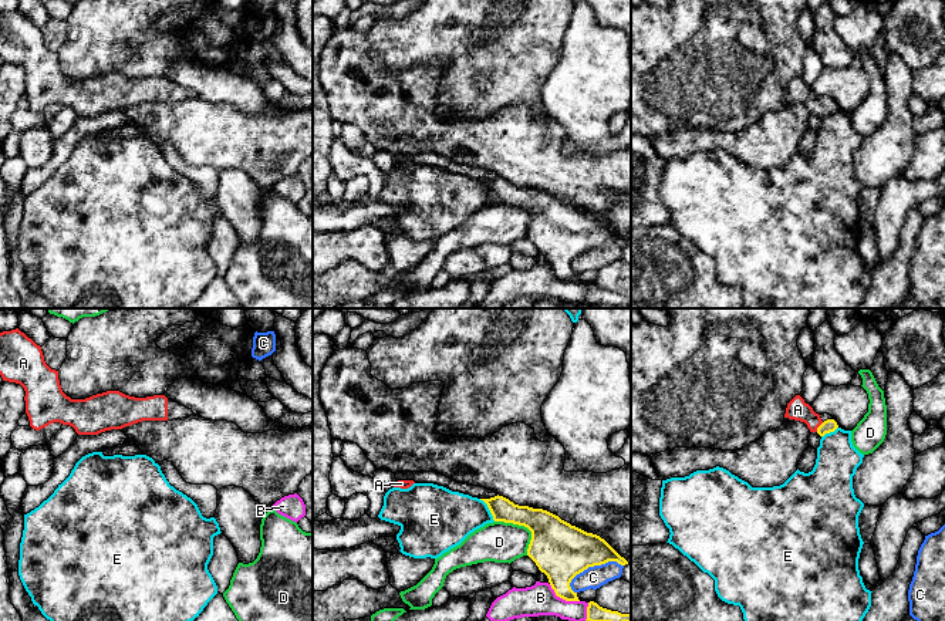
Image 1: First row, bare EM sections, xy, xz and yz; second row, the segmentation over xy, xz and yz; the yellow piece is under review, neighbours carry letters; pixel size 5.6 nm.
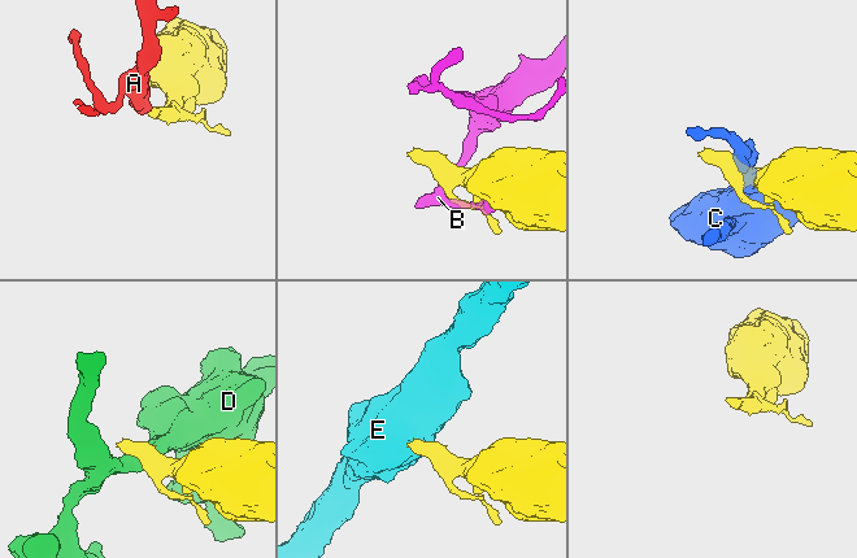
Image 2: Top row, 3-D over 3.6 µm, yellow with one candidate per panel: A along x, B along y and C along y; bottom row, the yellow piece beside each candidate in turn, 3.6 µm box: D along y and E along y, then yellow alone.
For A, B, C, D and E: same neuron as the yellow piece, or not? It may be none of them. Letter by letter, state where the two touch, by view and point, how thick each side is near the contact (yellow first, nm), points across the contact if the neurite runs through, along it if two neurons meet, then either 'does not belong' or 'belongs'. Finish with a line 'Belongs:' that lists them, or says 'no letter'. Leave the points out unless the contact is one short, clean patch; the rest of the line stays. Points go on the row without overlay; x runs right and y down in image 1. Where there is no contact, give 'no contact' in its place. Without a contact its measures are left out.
A: meets yellow in yz at (819, 108); 80 nm thick on the yellow side, 120 nm on the other; runs through yz (830, 107), (819, 108), (805, 94), (797, 91); belongs
B: meets yellow in xz at (563, 280); 280 nm thick on the yellow side, 180 nm on the other; does not belong
C: meets yellow in xz at (594, 246); 320 nm thick on the yellow side, 120 nm on the other; does not belong
D: meets yellow in xz at (525, 208); 320 nm thick on the yellow side, 240 nm on the other; border along xz (495, 202), (523, 206), (530, 213), (527, 236); does not belong
E: meets yellow in xz at (489, 191); 140 nm thick on the yellow side, 320 nm on the other; border along xz (479, 181), (486, 186), (495, 202); does not belong
Belongs: A

